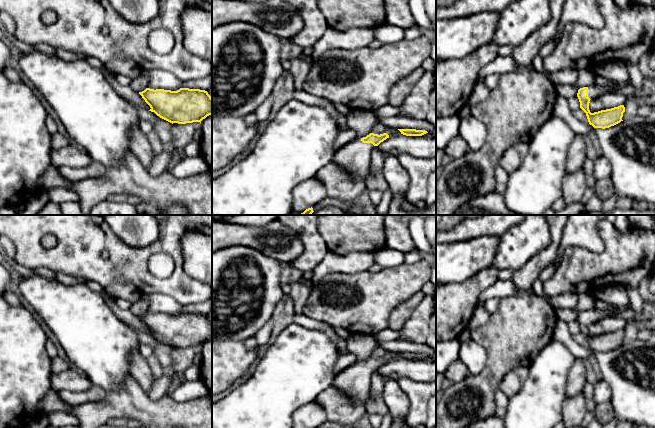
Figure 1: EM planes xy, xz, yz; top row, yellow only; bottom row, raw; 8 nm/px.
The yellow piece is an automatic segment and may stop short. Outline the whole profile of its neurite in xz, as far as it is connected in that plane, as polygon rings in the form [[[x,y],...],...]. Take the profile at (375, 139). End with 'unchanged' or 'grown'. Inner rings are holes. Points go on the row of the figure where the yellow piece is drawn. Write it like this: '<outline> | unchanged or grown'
[[[370,133],[366,137],[355,138],[337,149],[332,161],[354,177],[359,178],[369,171],[373,148],[387,138],[389,138],[387,133],[380,135]]] | grown

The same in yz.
[[[594,85],[578,90],[577,97],[580,102],[580,108],[586,113],[589,124],[594,128],[605,129],[623,121],[624,105],[594,113],[591,113],[589,110],[589,103],[592,99],[606,93],[611,93],[613,89],[611,86]]] | grown

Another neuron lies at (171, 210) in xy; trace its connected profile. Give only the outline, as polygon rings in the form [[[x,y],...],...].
[[[169,206],[160,210],[161,215],[190,215],[189,211],[182,206]]]

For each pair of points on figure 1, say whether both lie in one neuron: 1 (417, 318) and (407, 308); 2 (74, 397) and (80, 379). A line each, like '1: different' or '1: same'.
1: different
2: different

